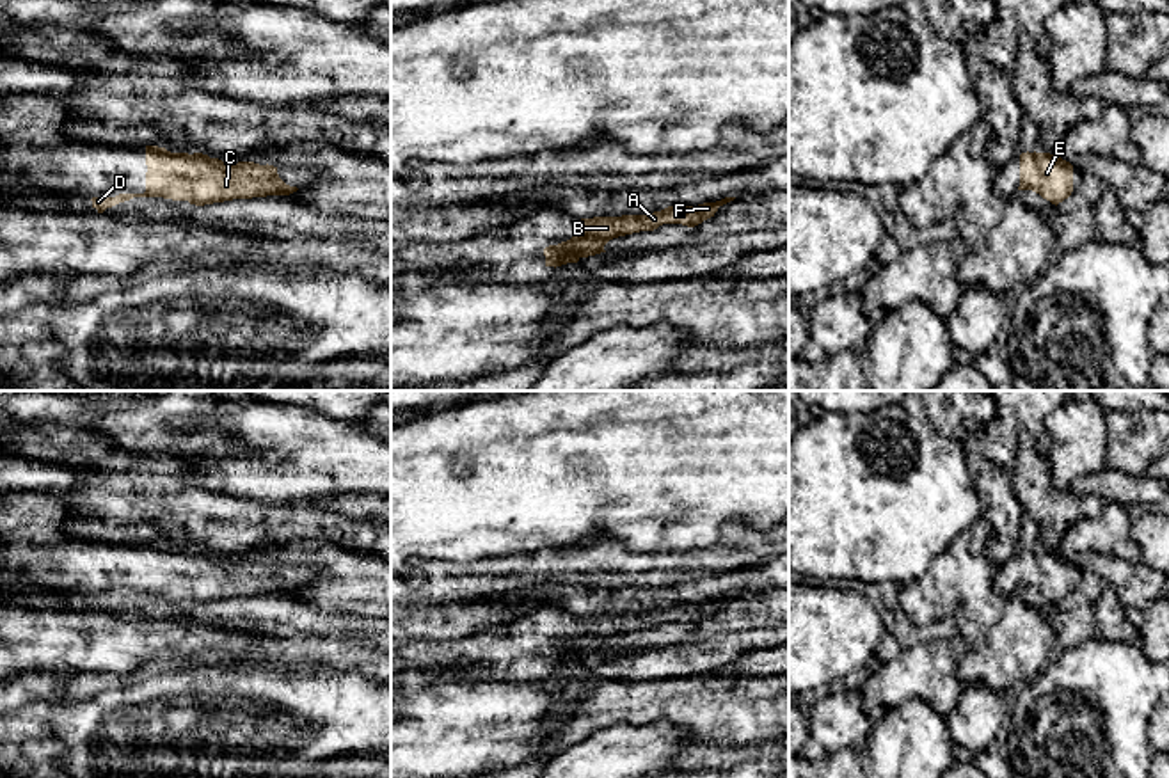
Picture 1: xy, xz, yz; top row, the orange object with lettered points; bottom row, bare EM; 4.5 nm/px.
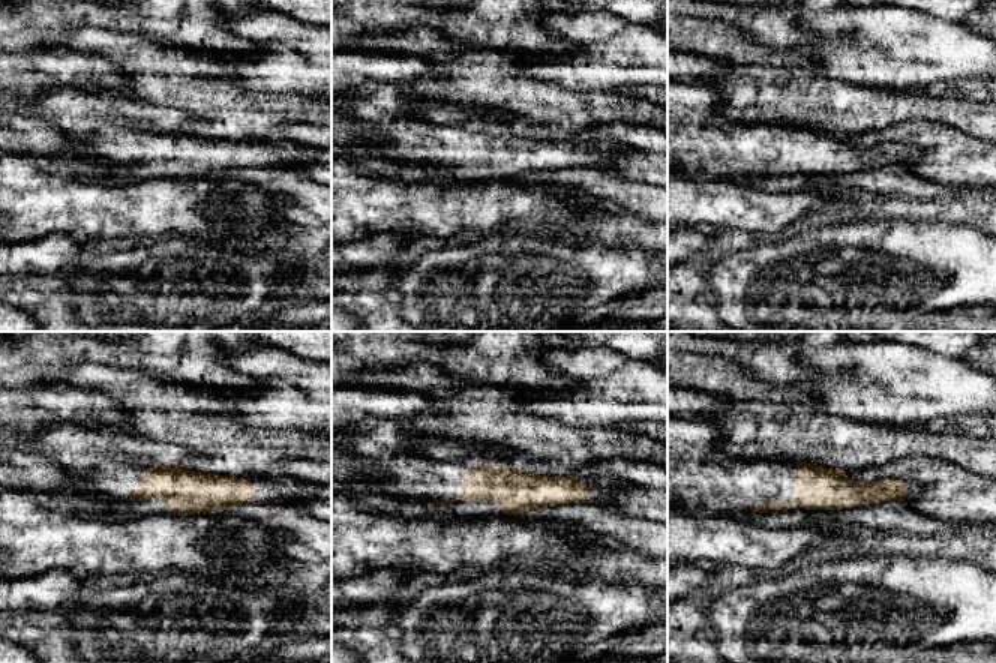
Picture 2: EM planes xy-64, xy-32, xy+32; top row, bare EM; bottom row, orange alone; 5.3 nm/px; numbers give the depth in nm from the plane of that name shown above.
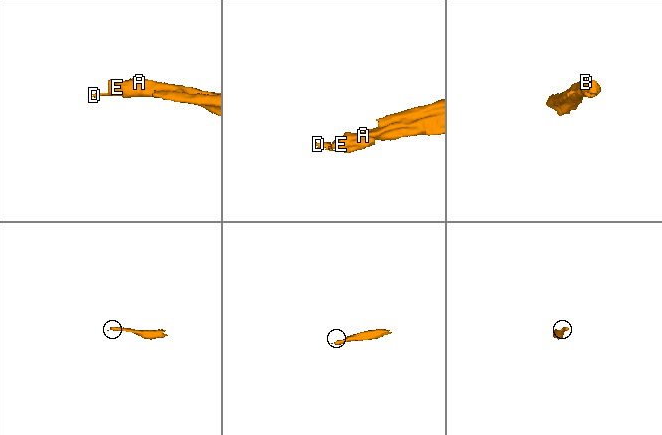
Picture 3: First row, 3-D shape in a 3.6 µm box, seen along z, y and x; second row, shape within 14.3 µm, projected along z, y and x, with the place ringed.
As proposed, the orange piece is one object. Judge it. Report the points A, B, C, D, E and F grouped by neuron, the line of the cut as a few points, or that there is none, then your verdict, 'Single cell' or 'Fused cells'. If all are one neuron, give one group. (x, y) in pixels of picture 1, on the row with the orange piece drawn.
Groups: A B C D E F. No split. Single cell

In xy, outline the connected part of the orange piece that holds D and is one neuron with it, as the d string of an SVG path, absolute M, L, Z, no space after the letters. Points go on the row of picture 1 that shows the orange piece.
M146 146L146 192L92 197L92 208L103 213L133 197L163 197L188 201L195 206L233 199L290 195L297 187L286 185L274 165L254 162L222 162L203 153L171 153L165 147Z

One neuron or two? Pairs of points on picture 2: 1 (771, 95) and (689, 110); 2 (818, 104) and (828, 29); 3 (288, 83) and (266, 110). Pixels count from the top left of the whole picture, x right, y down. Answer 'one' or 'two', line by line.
1: two
2: two
3: two

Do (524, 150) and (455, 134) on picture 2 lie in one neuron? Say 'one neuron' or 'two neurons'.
one neuron

